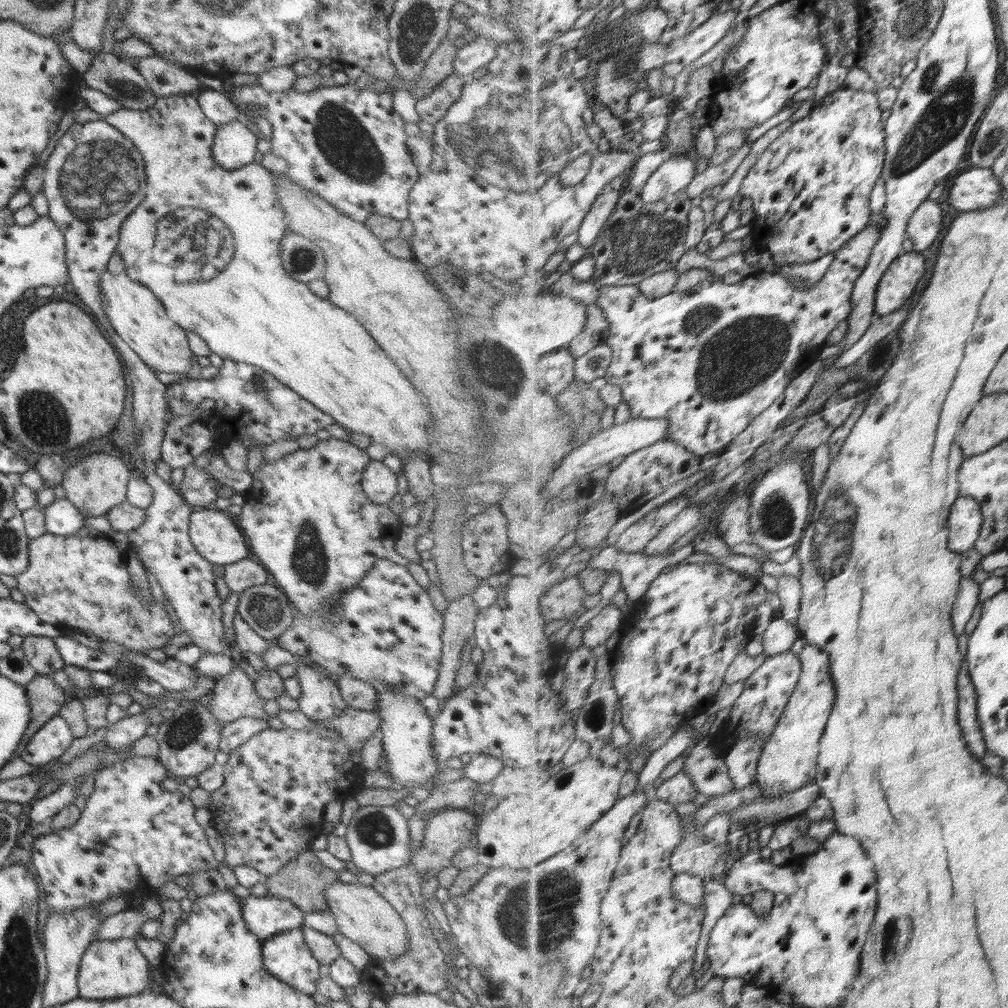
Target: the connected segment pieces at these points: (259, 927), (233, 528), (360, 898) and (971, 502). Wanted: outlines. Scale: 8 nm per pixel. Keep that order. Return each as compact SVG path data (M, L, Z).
M249 895L241 900L243 919L261 942L274 934L301 927L304 913L288 899Z
M194 510L189 518L189 537L198 554L212 564L232 564L251 557L244 534L227 511Z
M340 880L324 889L328 912L334 915L339 932L359 944L370 957L394 960L409 950L409 932L397 910L370 885Z
M961 496L953 506L949 520L953 549L959 553L974 549L981 537L983 526L985 526L983 504L978 499Z

